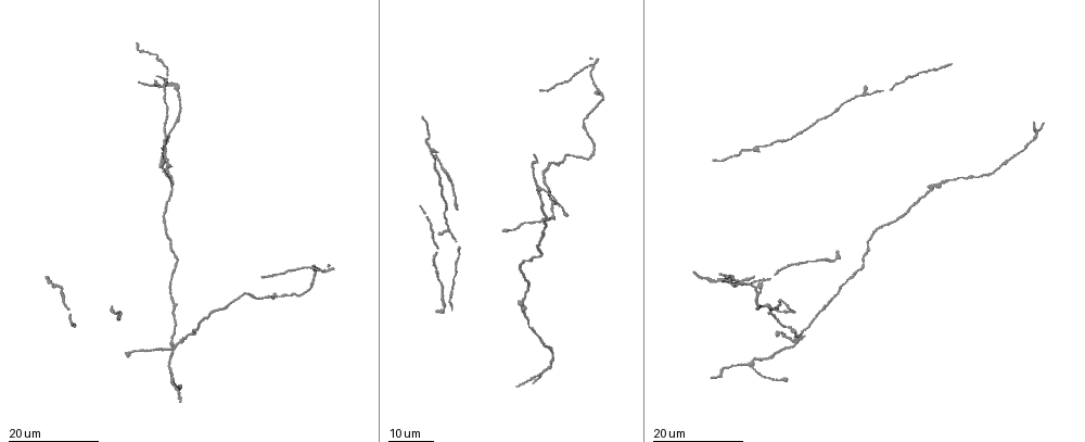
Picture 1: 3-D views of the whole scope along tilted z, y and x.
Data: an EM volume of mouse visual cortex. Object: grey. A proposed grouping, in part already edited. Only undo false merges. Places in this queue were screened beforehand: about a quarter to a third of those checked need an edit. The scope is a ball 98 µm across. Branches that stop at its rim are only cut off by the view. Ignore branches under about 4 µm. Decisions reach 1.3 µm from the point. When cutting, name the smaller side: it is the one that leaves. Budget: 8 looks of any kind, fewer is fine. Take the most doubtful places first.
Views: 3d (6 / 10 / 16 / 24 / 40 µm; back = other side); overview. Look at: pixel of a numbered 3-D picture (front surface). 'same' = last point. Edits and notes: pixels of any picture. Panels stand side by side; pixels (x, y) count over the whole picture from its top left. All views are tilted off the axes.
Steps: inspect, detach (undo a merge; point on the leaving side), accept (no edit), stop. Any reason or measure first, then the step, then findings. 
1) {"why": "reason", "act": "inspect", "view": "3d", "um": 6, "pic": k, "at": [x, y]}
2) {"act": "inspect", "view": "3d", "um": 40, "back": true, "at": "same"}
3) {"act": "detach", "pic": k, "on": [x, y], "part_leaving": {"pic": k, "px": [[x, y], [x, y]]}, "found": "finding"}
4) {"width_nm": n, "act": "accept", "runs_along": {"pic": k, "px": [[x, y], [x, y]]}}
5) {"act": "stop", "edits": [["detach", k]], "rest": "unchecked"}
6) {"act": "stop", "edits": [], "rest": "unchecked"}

{"why": "small branch off a trunk", "act": "inspect", "view": "3d", "um": 16, "pic": 1, "at": [751, 365]}

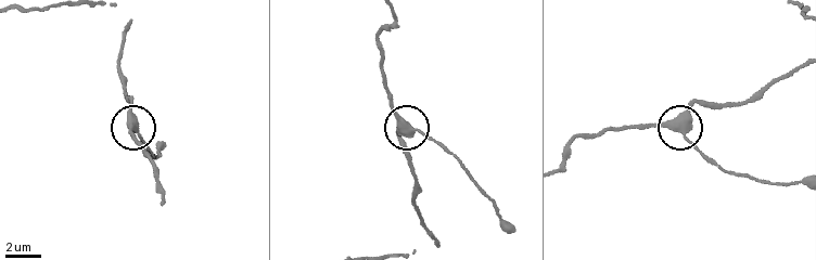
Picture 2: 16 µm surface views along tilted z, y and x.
{"why": "closer look", "act": "inspect", "view": "3d", "um": 10, "pic": 2, "at": [136, 129]}

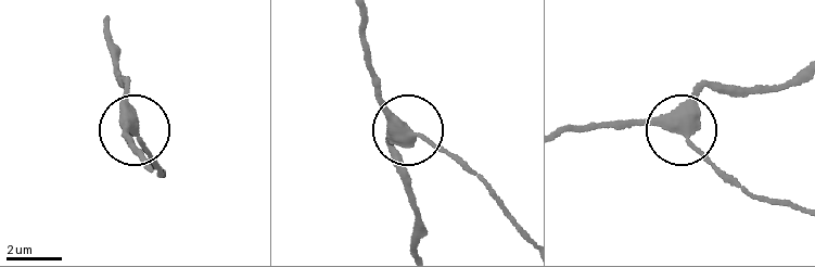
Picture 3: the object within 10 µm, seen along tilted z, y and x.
{"width_nm": 360, "act": "accept", "found": "all the same neuron"}

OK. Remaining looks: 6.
{"act": "inspect", "view": "3d", "um": 16, "pic": 1, "at": [174, 345]}

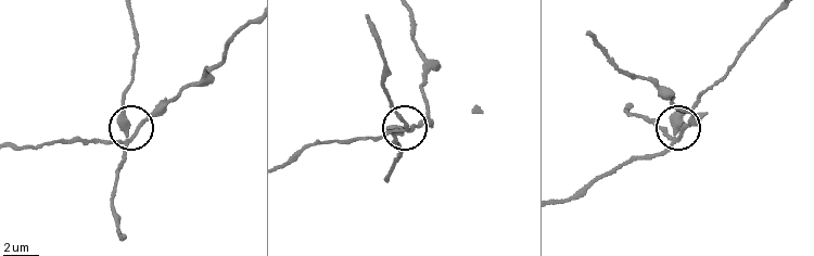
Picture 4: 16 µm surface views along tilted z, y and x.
{"act": "inspect", "view": "3d", "um": 10, "pic": 4, "at": [681, 131]}

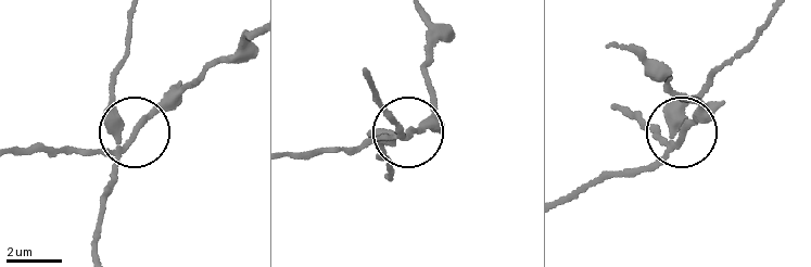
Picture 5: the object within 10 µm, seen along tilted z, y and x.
{"act": "detach", "pic": 5, "on": [146, 122], "part_leaving": {"pic": 5, "px": [[124, 149], [163, 98], [193, 85], [210, 65], [253, 37]]}, "found": "a second neuron is stuck on"}

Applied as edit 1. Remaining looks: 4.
{"why": "side arm on a straight run", "act": "inspect", "view": "3d", "um": 24, "pic": 1, "at": [932, 186]}

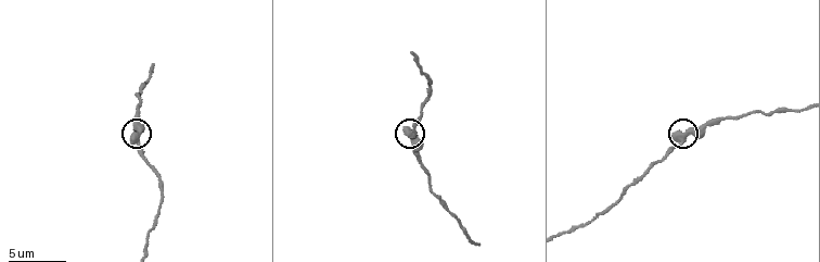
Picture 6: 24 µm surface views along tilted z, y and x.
{"act": "inspect", "view": "3d", "um": 10, "pic": 6, "at": [137, 133]}

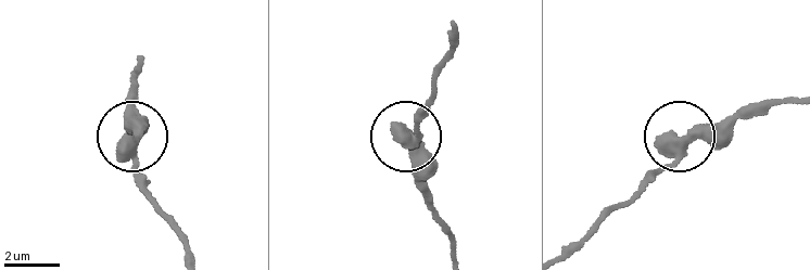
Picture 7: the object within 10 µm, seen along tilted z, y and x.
{"side_arm_um": 71, "act": "accept", "runs_along": {"pic": 7, "px": [[569, 255], [660, 175], [681, 141], [738, 108]]}, "found": "all the same neuron"}

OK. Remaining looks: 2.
{"act": "stop", "edits": [["detach", 5]], "rest": "unchecked"}

